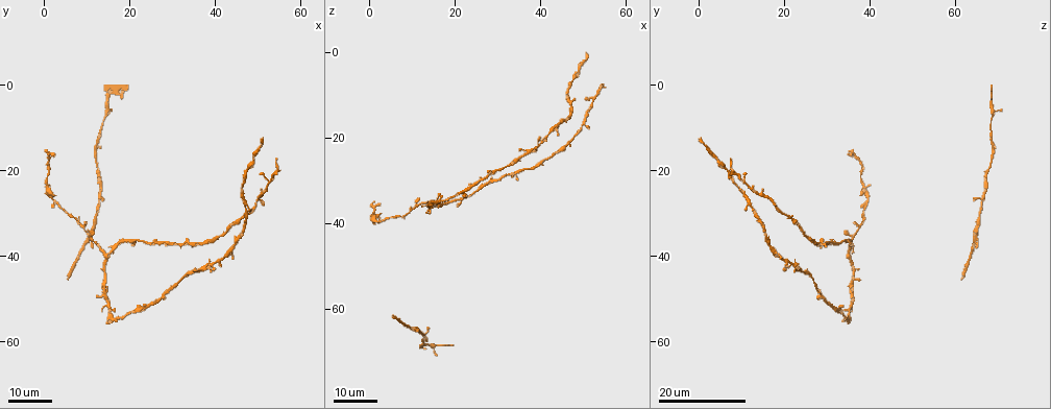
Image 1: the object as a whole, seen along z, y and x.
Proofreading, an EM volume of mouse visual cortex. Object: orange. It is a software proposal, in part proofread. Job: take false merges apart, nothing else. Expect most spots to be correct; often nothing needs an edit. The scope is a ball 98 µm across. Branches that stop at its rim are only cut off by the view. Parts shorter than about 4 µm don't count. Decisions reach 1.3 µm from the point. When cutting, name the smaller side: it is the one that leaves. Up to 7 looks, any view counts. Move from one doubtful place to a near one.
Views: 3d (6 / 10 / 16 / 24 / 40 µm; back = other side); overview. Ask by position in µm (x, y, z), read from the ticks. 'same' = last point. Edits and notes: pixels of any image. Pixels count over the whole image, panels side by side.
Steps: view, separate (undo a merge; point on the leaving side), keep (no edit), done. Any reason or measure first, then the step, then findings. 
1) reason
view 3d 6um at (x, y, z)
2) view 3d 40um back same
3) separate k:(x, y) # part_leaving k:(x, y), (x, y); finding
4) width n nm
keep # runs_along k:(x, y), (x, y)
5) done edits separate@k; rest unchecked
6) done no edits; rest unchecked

thin neck
view 3d 16um at (7.0, 32.0, 38.0)

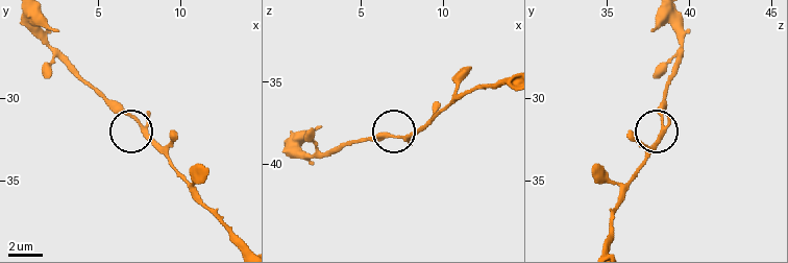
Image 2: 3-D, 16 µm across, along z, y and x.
view 3d 10um at (7.4, 31.4, 38.4)

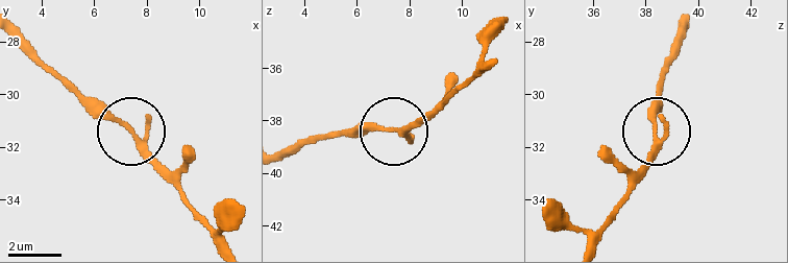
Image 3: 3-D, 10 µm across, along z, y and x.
keep # runs_along 3:(226, 241), (175, 181), (70, 81); continuous, no second neuron

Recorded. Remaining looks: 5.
three-way junction
view 3d 24um at (14.0, 45.5, 36.5)

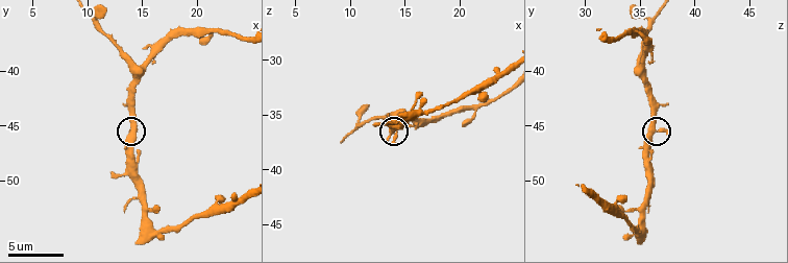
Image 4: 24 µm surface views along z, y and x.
view 3d 10um at (14.2, 45.4, 36.6)

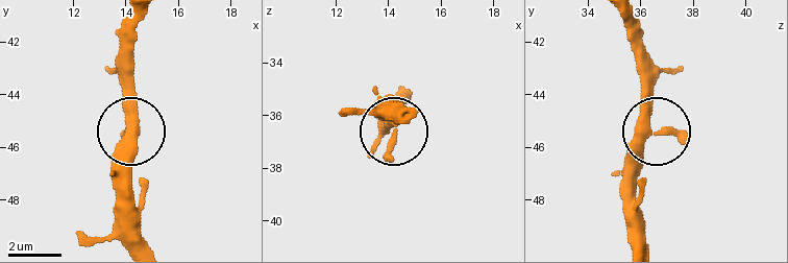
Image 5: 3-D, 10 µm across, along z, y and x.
side_arm 70 um; arms 3
keep # continuous, no second neuron

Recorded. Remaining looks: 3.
arms part here
view 3d 10um at (14.8, 39.6, 34.8)

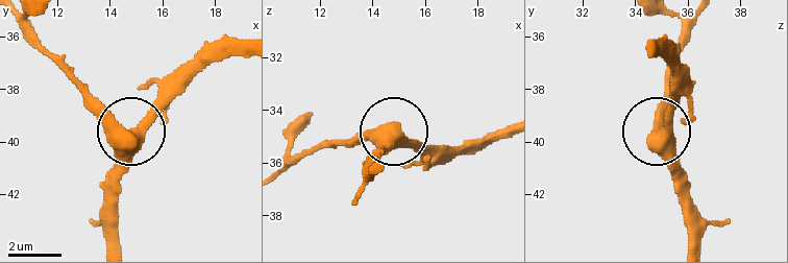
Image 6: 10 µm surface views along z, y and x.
view 3d 10um back at (14.7, 39.7, 34.8)

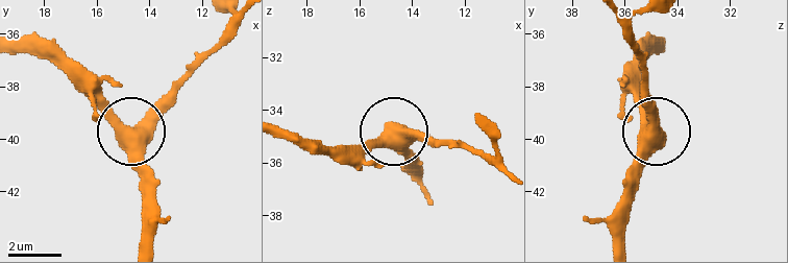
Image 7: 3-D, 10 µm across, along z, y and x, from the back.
keep # runs_along 7:(622, 245), (622, 185), (638, 144), (656, 124), (649, 72); one neuron here

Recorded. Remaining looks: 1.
done no edits; rest unchecked

